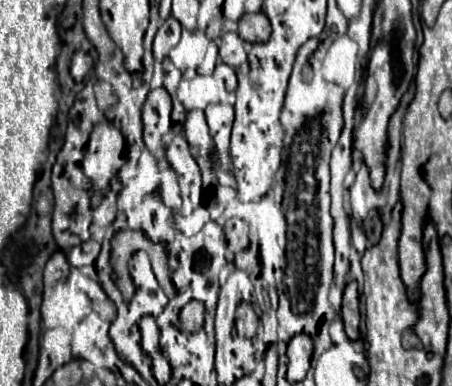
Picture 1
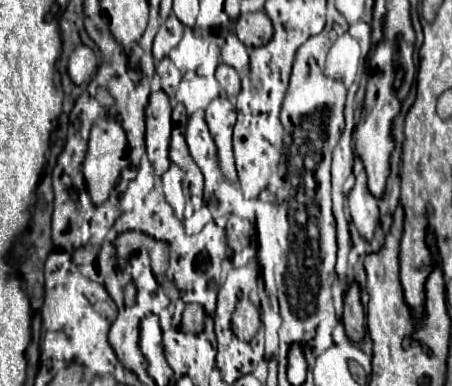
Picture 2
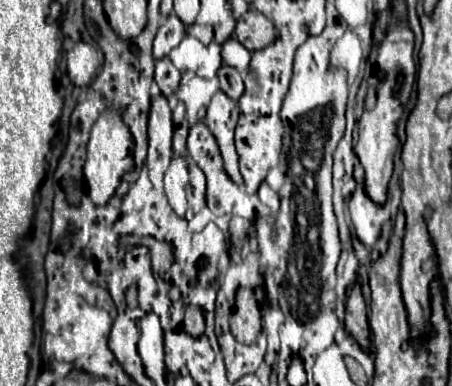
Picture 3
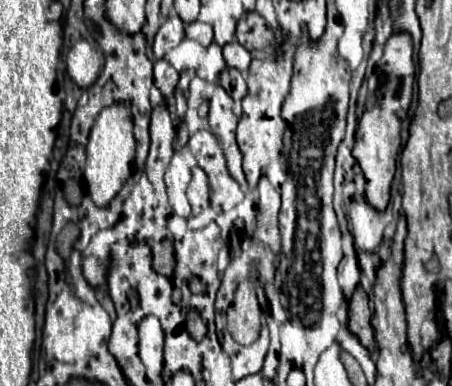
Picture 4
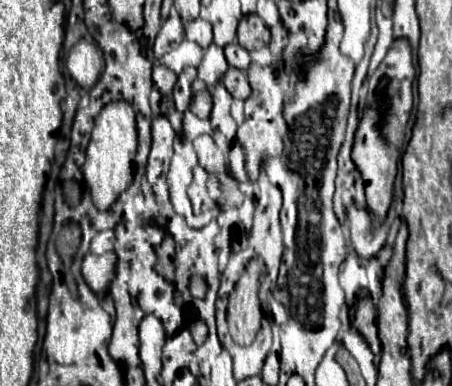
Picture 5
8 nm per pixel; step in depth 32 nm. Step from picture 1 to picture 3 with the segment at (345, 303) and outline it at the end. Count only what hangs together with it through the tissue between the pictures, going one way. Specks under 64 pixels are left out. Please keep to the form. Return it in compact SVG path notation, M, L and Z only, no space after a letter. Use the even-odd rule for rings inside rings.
M356 284L348 296L346 302L346 330L354 336L354 340L364 346L364 348L372 348L370 342L370 324L368 324L368 306L366 306L366 298L362 294L360 284Z

